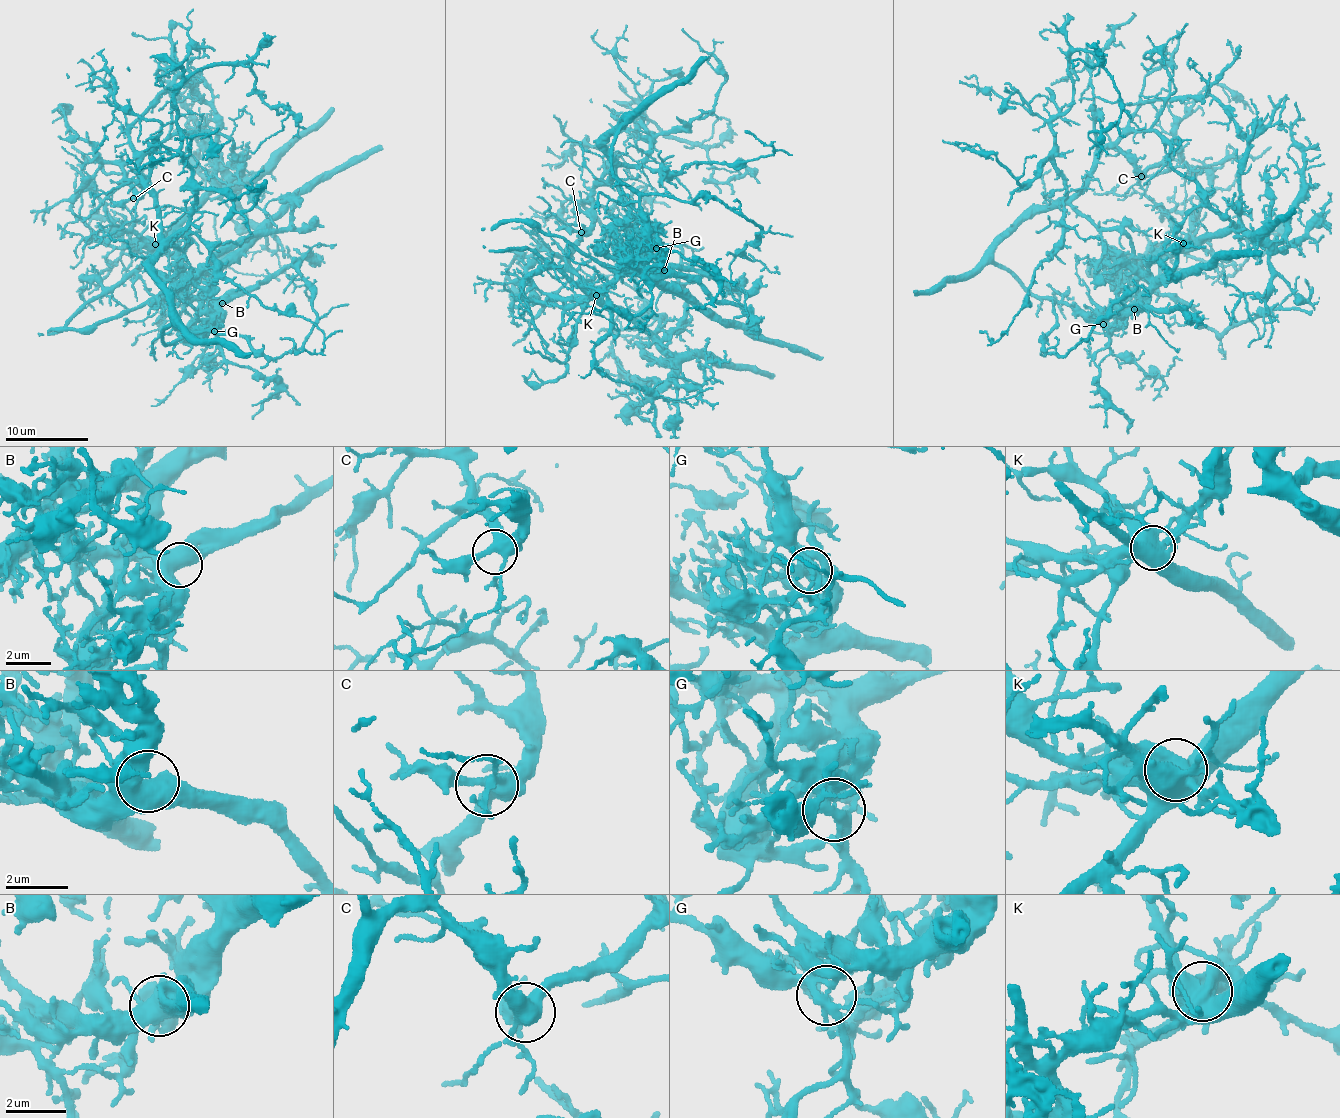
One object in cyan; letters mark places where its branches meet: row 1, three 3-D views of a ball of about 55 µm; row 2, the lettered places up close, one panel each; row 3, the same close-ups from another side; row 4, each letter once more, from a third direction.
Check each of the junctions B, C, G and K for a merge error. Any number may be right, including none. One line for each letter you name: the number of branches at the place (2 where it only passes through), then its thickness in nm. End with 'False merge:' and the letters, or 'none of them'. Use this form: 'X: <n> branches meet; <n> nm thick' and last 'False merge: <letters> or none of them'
G: 4 branches meet; 280 nm thick
K: 4 branches meet; 600 nm thick
False merge: G, K

